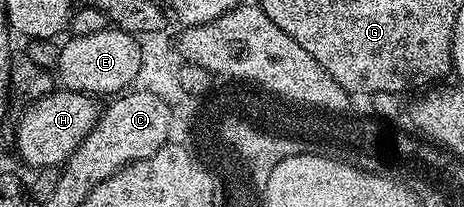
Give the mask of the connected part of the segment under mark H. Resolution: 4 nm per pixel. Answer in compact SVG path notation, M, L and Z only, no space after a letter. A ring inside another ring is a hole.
M54 89L49 95L34 100L23 108L24 116L16 127L16 151L24 163L29 163L32 169L41 167L59 168L78 149L78 145L88 136L90 129L100 119L101 108L96 107L97 100L91 95L83 95L77 91Z

